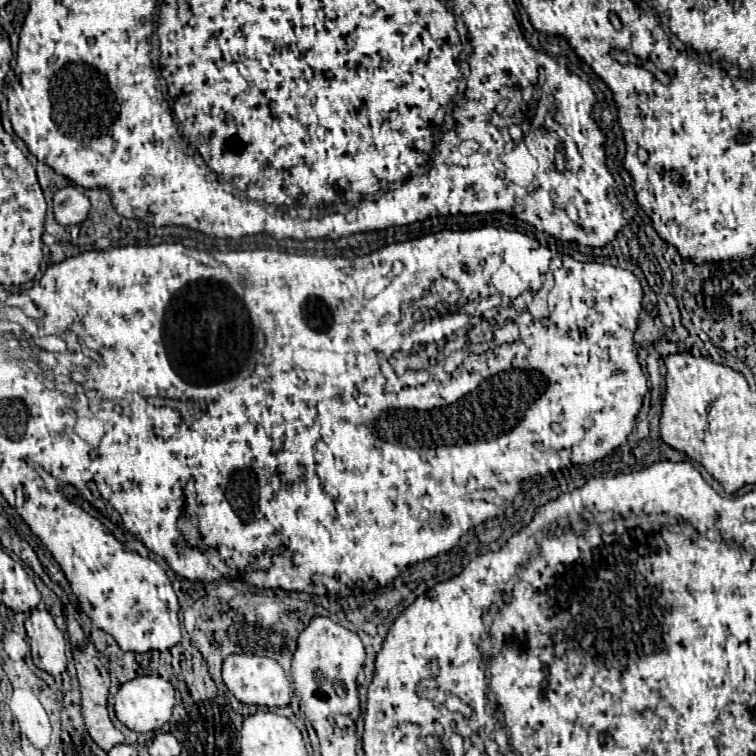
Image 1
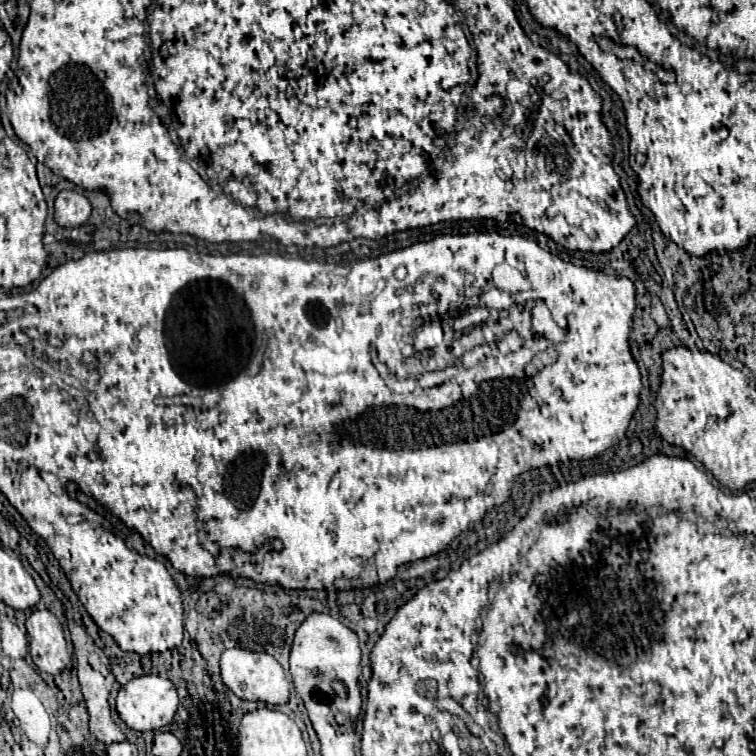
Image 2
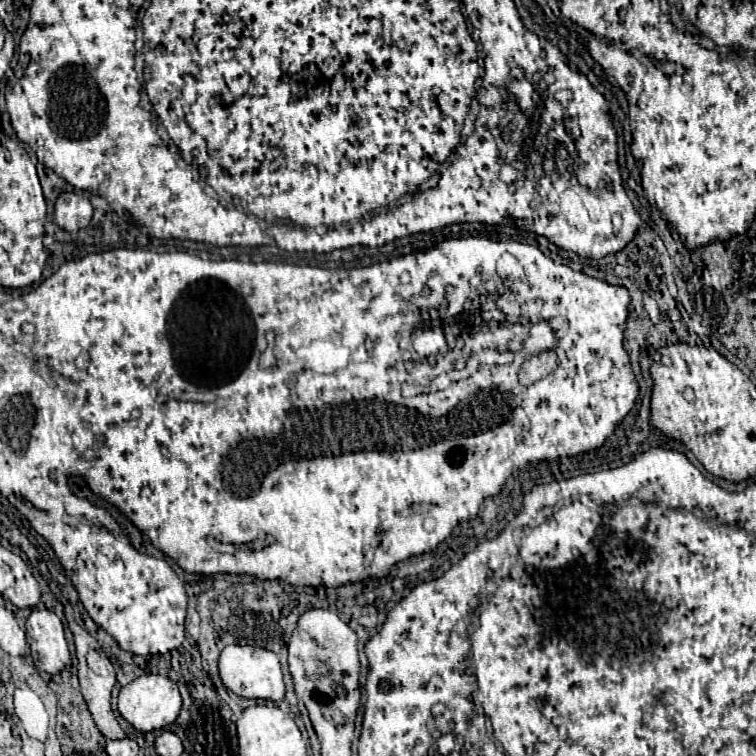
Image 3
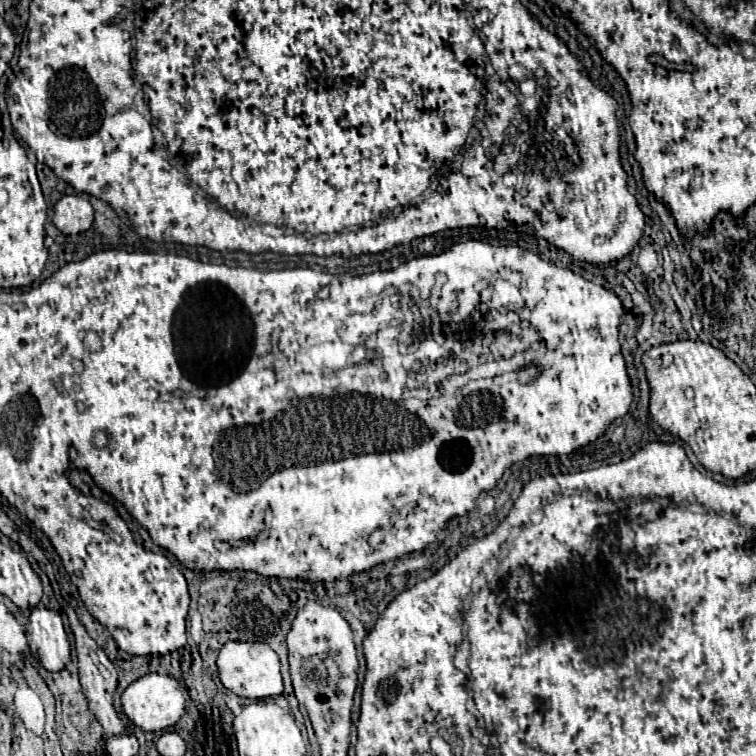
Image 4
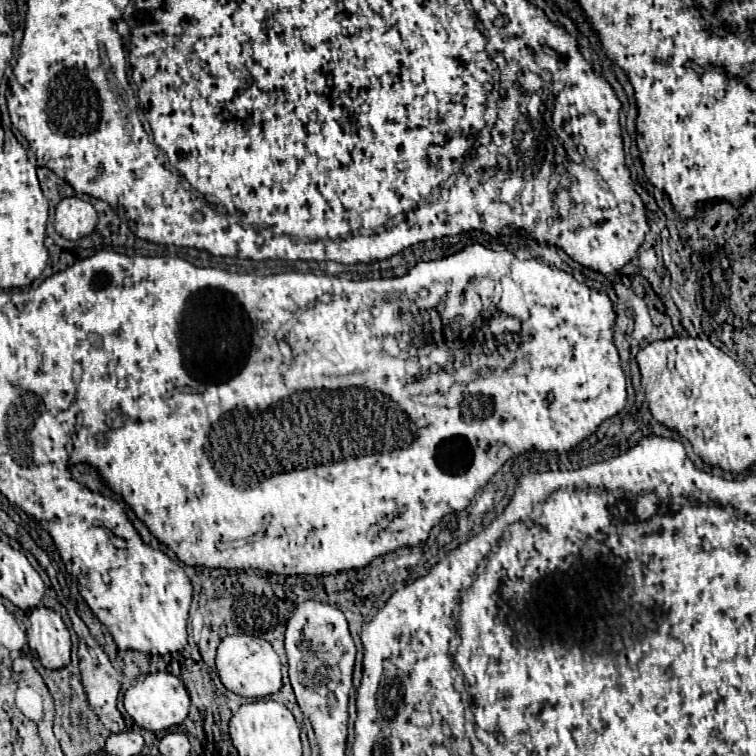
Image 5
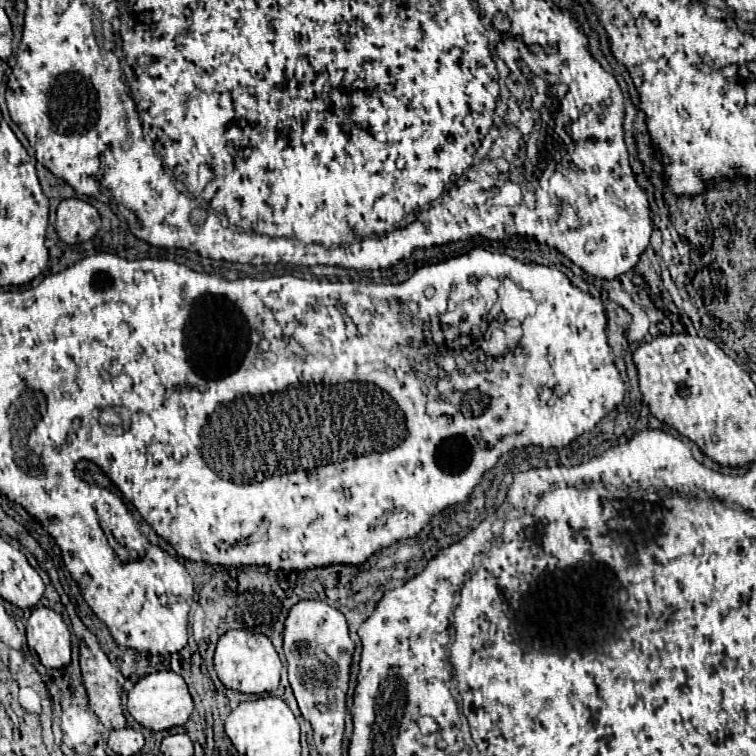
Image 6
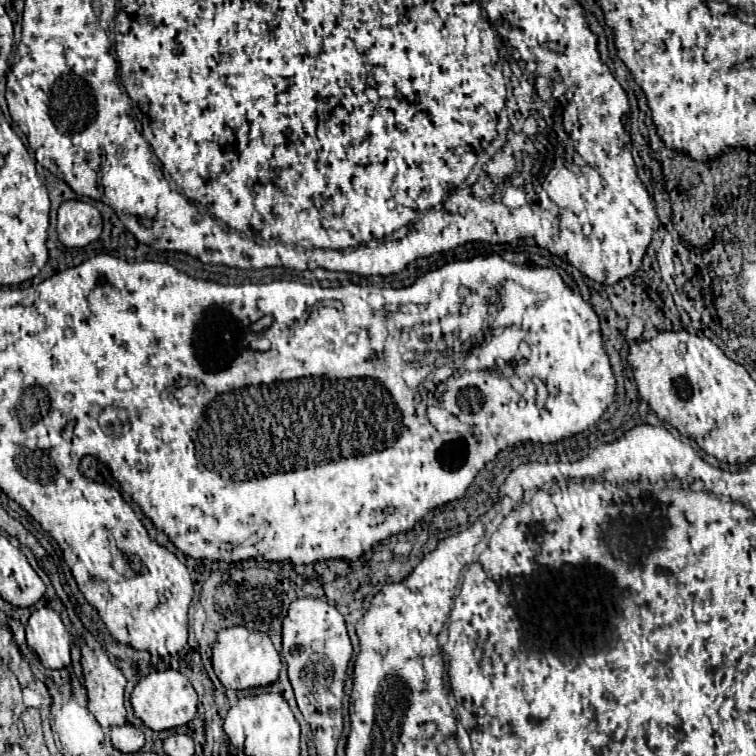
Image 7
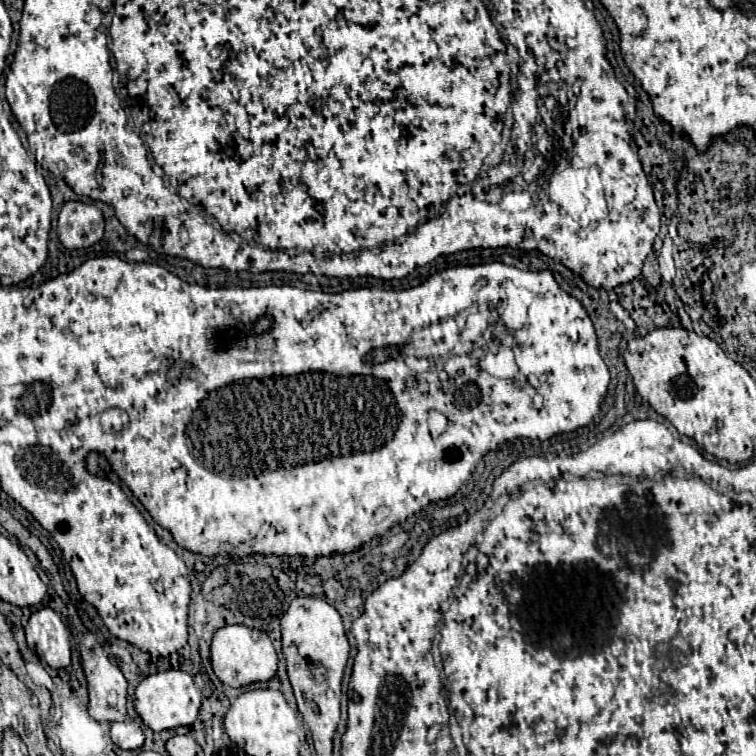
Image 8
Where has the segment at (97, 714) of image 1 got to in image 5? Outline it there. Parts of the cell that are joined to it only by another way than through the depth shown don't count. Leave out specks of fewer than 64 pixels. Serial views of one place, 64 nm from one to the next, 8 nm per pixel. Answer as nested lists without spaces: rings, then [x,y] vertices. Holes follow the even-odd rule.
[[[78,616],[72,618],[72,626],[74,626],[74,632],[76,632],[78,638],[80,638],[80,646],[78,646],[80,674],[82,674],[82,684],[84,684],[84,690],[86,690],[90,708],[96,712],[96,716],[100,718],[100,722],[102,722],[110,732],[114,732],[114,734],[124,732],[124,720],[122,720],[122,714],[120,714],[118,708],[116,708],[116,698],[118,698],[118,692],[120,692],[120,678],[122,678],[122,674],[114,670],[114,666],[110,664],[108,656],[106,656],[104,650],[98,646],[98,642],[90,636],[86,624],[84,624]]]

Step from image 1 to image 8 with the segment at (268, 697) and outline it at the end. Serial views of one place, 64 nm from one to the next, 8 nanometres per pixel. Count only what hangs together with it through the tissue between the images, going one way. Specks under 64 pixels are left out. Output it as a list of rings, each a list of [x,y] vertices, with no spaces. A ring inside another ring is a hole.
[[[240,624],[224,626],[214,634],[210,650],[212,650],[214,674],[218,676],[218,680],[224,686],[240,688],[240,686],[252,684],[252,682],[266,682],[266,680],[276,676],[278,656],[276,656],[276,650],[272,646],[272,640],[268,638],[266,632],[246,628],[246,626],[240,626]]]

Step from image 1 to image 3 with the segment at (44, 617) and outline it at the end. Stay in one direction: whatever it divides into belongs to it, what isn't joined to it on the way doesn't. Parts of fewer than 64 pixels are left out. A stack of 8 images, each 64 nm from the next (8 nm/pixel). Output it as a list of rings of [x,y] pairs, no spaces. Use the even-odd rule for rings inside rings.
[[[34,608],[25,624],[26,638],[32,654],[38,654],[36,668],[58,674],[70,664],[70,652],[64,638],[62,621],[52,610]]]

